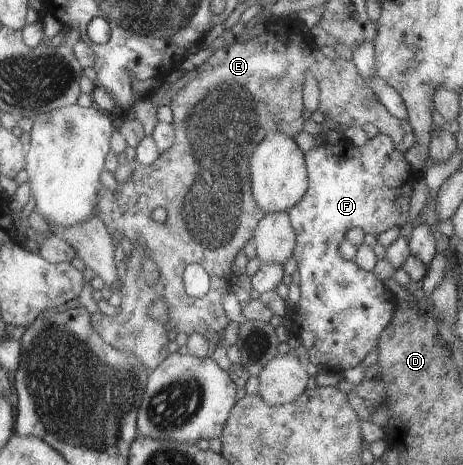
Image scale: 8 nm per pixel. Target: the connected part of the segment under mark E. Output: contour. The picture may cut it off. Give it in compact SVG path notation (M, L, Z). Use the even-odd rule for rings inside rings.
M277 17L276 21L267 22L265 27L267 32L262 36L252 36L244 43L236 41L212 52L202 65L195 68L196 75L172 97L169 106L172 110L171 125L175 141L171 147L159 153L154 163L148 167L140 165L135 158L132 159L128 164L132 168L132 175L124 183L117 183L114 193L104 187L98 189L98 218L104 223L114 244L124 236L130 240L133 249L127 256L124 283L118 290L121 297L118 315L110 317L96 312L89 315L90 325L102 341L120 351L134 353L150 371L169 355L167 333L170 329L176 329L177 333L186 336L200 333L211 347L223 341L222 333L229 324L222 309L222 289L228 286L224 273L231 271L237 252L253 237L254 227L264 215L256 206L250 190L248 161L254 147L266 137L266 133L280 131L294 139L302 131L302 85L305 73L314 77L318 83L317 109L325 119L336 121L347 128L374 127L379 133L390 137L394 149L402 154L410 152L417 145L417 135L412 131L410 123L396 119L386 111L360 77L354 63L338 56L333 59L324 57L316 47L309 29L298 18ZM157 207L166 211L166 219L162 223L156 223L151 217L152 211ZM144 257L150 257L158 267L158 279L154 285L148 285L140 275L140 263ZM192 263L202 265L210 279L209 291L200 298L186 295L182 283L184 269ZM156 299L164 299L168 307L170 319L167 324L160 324L148 315L148 307Z

